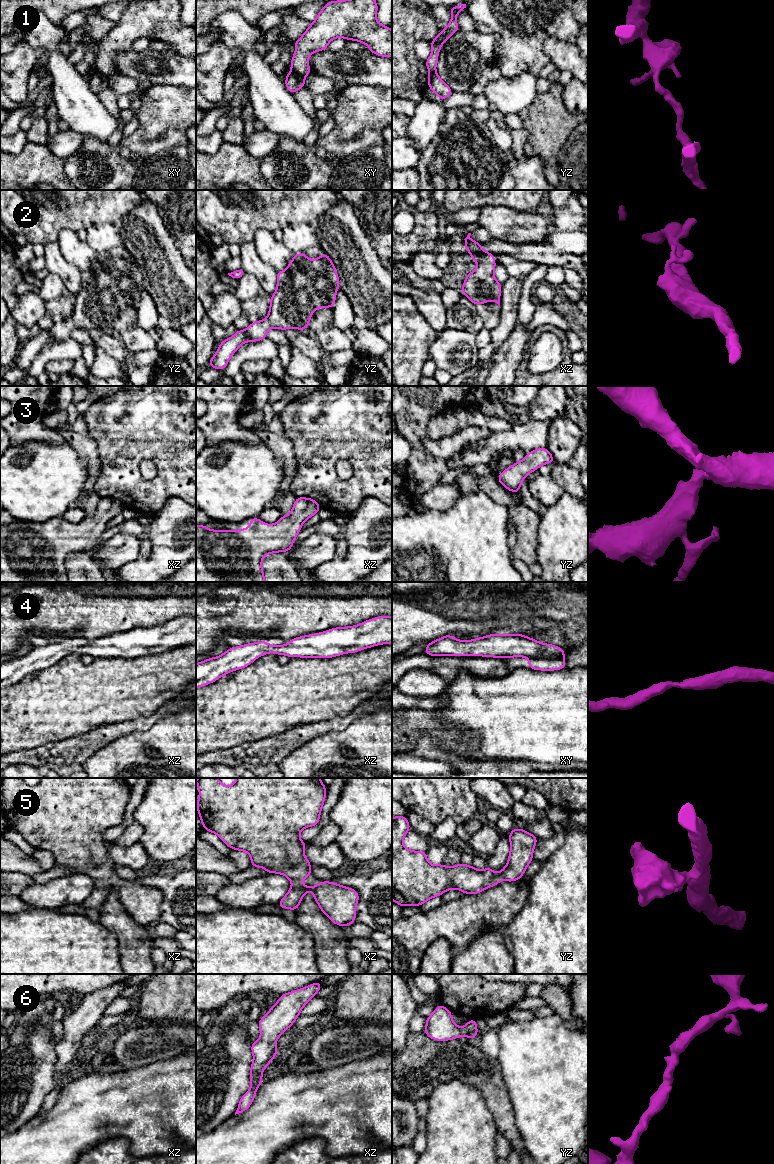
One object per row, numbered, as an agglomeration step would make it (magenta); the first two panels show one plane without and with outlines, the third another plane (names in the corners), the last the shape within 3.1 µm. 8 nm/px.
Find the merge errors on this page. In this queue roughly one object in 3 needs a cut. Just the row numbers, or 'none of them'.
1

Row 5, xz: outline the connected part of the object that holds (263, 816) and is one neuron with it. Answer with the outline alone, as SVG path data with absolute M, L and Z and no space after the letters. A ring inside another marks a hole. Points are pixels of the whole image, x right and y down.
M198 778L199 799L197 811L204 830L215 833L232 850L246 851L251 857L251 867L261 867L268 874L278 873L286 876L293 885L278 903L278 908L296 911L303 896L311 891L321 911L332 923L348 927L356 920L356 906L359 894L356 890L340 884L321 881L318 885L307 887L300 882L311 873L311 863L304 855L307 846L299 833L307 827L319 825L320 813L326 798L326 786L320 778L236 778L231 786L222 784L217 778Z

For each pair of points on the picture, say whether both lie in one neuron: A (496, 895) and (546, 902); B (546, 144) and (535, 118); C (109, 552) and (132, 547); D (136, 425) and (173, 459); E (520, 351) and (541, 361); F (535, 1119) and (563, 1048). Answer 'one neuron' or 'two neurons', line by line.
A: two neurons
B: one neuron
C: one neuron
D: one neuron
E: two neurons
F: one neuron

